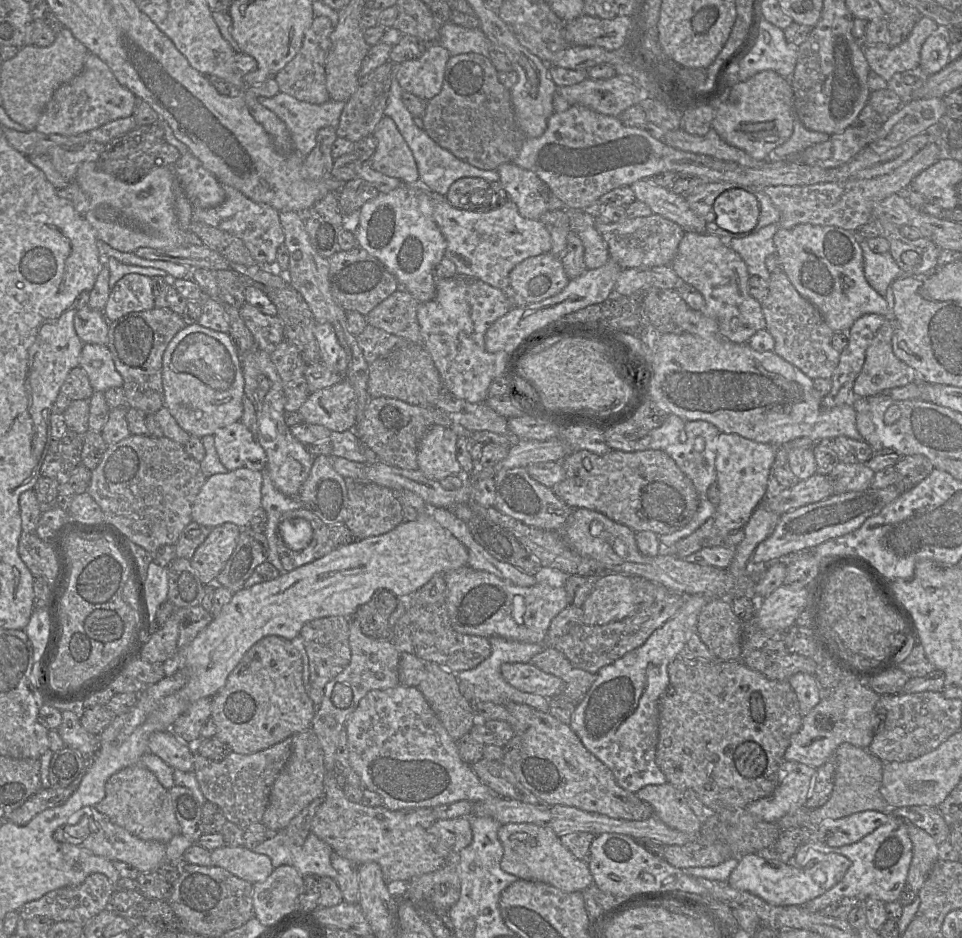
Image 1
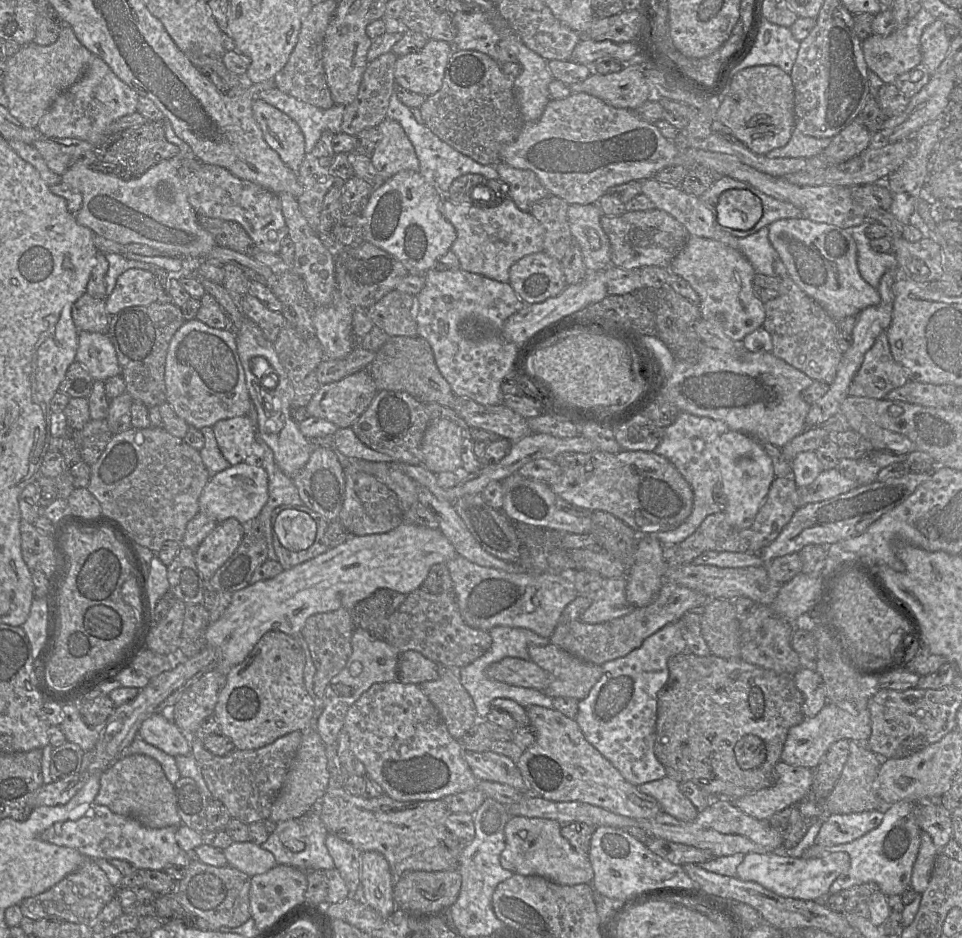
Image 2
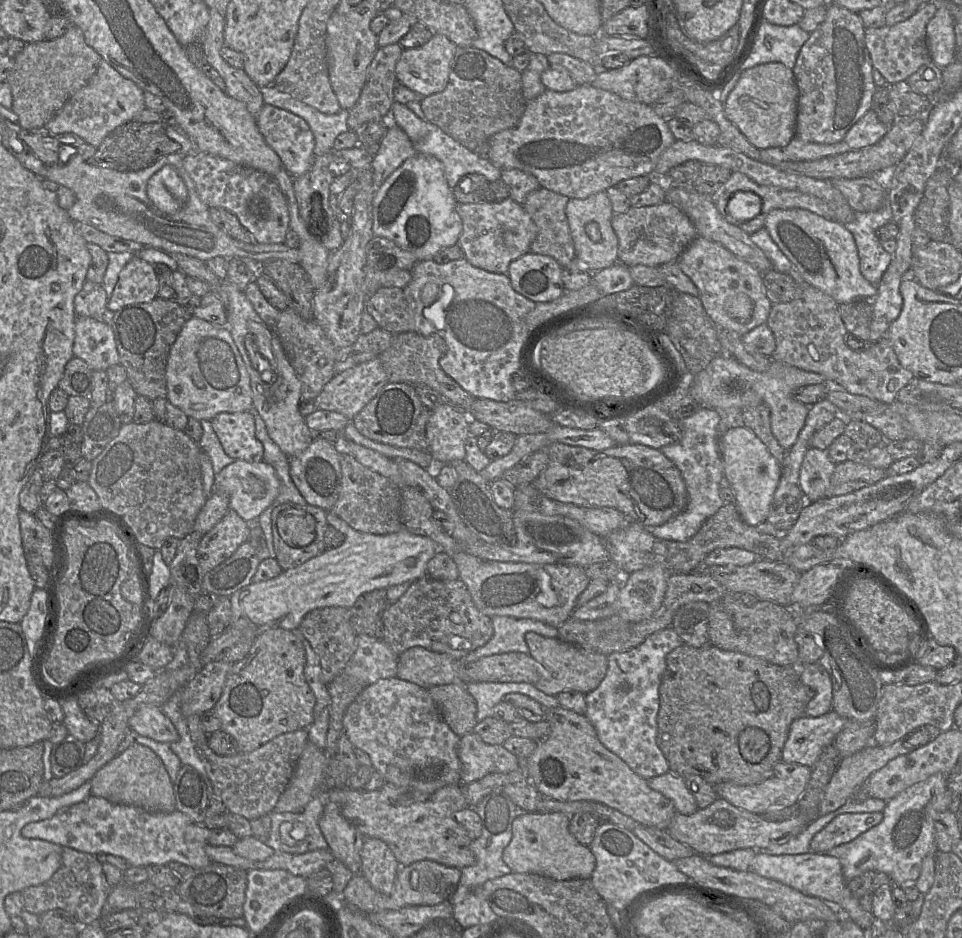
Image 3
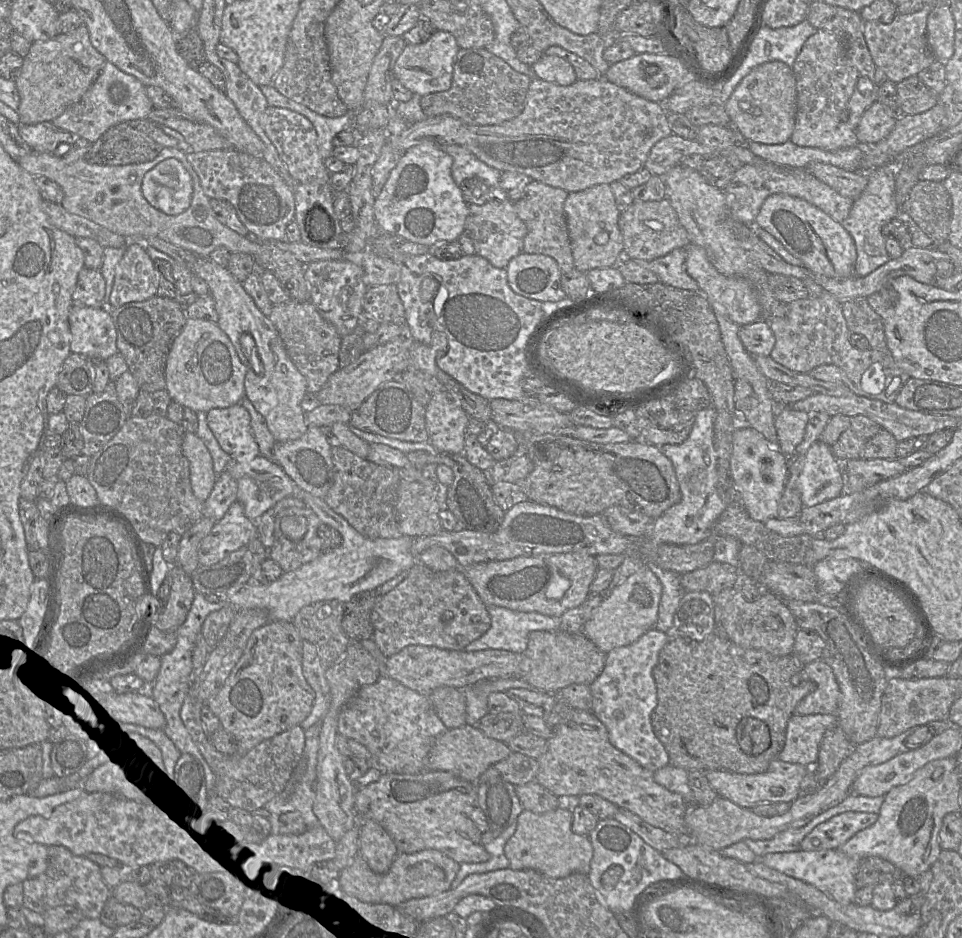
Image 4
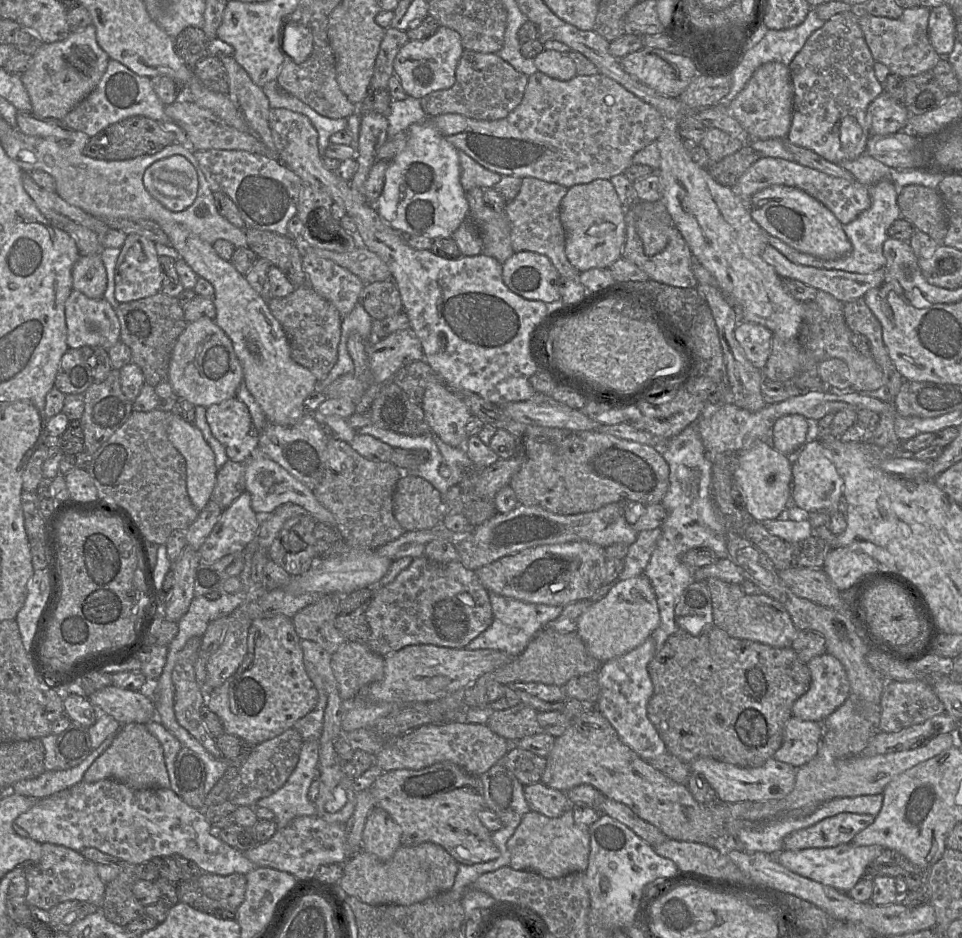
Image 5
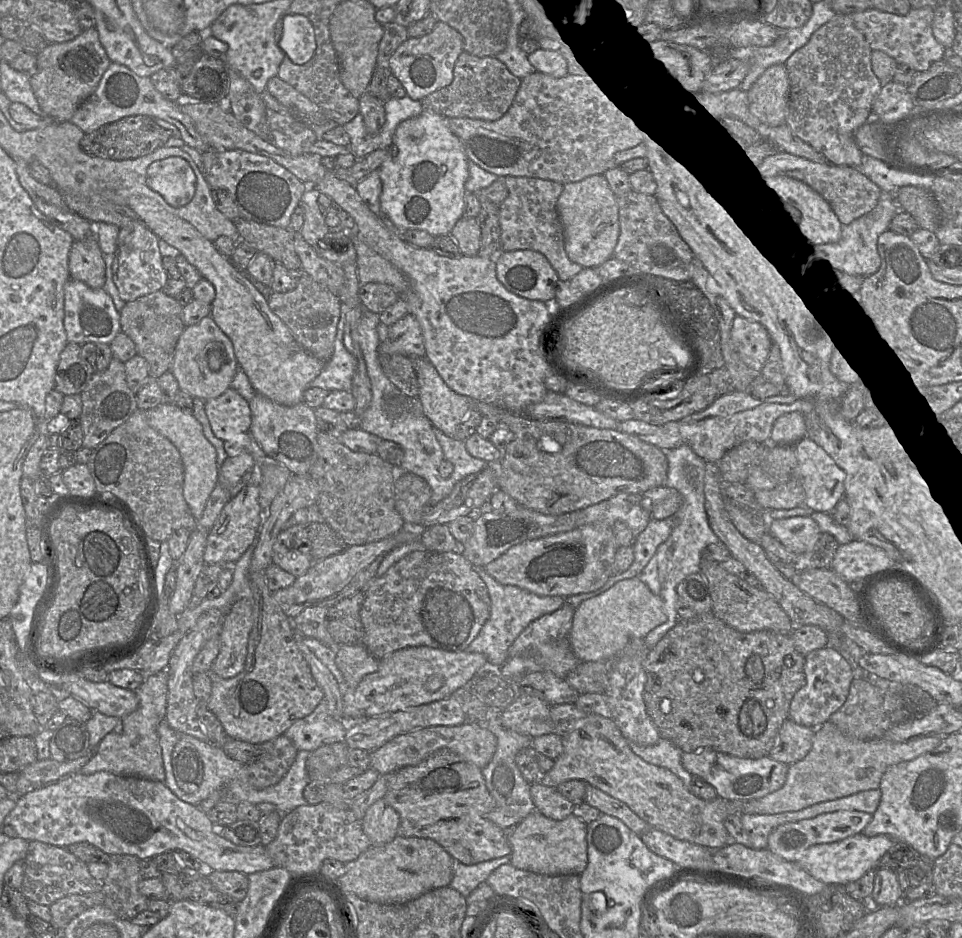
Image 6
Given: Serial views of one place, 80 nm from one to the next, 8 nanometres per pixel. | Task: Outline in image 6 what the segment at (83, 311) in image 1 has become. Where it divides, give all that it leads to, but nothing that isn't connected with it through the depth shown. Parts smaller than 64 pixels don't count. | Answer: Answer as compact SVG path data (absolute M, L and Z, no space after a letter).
M95 236L73 242L68 267L71 279L81 281L92 289L104 287L106 267Z

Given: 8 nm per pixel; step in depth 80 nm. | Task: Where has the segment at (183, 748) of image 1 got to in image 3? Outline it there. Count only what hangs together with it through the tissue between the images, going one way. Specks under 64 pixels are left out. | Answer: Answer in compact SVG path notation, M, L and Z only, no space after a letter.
M142 705L129 720L130 729L157 742L174 743L179 740L177 729L162 712L161 707Z

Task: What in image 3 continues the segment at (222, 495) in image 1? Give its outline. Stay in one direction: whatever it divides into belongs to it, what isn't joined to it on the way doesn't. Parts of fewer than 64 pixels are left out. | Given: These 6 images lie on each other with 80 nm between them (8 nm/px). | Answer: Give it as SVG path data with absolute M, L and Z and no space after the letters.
M234 460L215 475L212 493L226 494L229 498L229 509L250 523L256 522L258 516L275 500L279 489L280 481L274 468L265 461Z

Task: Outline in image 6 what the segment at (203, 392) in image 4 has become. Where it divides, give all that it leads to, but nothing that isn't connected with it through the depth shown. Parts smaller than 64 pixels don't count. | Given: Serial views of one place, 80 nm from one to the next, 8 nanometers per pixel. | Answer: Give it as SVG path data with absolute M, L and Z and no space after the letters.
M209 315L198 324L185 327L176 344L170 371L180 390L207 401L219 397L231 387L238 368L232 341Z

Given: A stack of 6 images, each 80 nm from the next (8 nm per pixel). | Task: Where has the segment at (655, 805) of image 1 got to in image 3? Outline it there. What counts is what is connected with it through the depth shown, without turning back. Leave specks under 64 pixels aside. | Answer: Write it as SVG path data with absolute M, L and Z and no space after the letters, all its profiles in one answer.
M671 771L647 779L648 786L670 799L677 814L691 815L699 808L694 796L687 789L685 778Z

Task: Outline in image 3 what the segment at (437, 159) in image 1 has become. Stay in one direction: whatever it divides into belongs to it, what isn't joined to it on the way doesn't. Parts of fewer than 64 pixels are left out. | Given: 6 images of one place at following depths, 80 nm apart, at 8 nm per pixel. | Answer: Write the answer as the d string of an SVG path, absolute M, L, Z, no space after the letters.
M394 101L391 111L393 112L396 125L406 132L415 150L418 153L433 156L443 163L445 178L452 190L459 180L467 174L480 174L488 182L494 182L500 179L501 169L495 167L487 158L478 156L455 141L436 125L428 122L421 109L420 102L411 101L405 105Z

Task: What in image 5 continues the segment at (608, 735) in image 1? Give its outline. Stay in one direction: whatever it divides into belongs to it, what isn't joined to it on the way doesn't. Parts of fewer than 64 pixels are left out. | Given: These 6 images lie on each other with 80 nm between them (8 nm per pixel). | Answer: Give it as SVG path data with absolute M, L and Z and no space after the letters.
M650 636L635 649L603 663L598 670L600 694L596 710L610 722L620 740L647 762L667 752L665 743L647 716L647 705L653 694L647 667L656 653Z

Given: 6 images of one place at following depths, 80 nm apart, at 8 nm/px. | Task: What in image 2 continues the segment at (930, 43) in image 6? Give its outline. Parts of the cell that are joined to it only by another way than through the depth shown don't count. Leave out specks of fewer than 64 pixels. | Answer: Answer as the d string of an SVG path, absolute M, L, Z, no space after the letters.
M922 8L904 27L896 28L890 35L871 34L863 42L865 61L885 83L893 84L896 78L922 64L921 36L924 29L936 18Z

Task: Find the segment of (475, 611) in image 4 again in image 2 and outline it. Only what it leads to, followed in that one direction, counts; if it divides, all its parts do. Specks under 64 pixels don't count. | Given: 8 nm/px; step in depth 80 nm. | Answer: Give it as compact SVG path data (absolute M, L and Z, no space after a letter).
M422 588L409 593L400 607L388 617L386 641L399 653L415 650L438 665L454 670L463 668L483 656L492 644L488 631L472 628L464 622L453 592L432 594Z

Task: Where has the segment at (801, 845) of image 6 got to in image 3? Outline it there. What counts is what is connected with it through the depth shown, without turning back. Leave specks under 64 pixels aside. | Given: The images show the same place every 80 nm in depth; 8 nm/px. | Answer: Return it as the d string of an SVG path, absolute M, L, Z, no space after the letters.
M883 812L843 813L823 827L810 842L810 852L824 853L851 842L883 819Z

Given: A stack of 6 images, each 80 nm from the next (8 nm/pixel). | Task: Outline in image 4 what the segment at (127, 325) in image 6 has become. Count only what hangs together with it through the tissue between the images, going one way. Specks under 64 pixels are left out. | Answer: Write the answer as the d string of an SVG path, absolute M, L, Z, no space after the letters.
M155 295L143 302L108 308L117 333L117 349L140 390L150 394L166 389L165 367L170 348L183 330L187 316L176 299Z

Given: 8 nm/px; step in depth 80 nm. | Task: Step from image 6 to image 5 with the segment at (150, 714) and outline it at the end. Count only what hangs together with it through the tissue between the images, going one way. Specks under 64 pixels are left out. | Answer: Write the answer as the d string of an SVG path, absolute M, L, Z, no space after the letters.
M130 723L122 725L111 746L87 769L82 781L95 783L104 779L114 779L137 790L147 788L170 789L171 785L162 745L148 731L145 724Z

